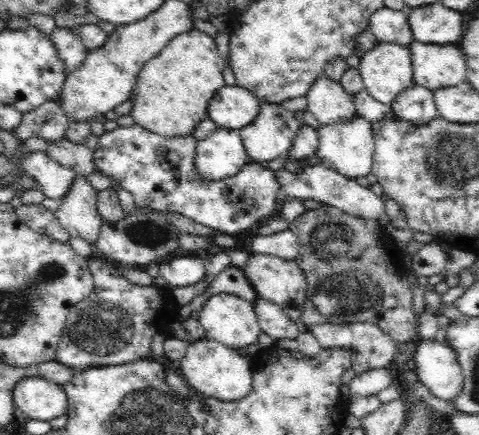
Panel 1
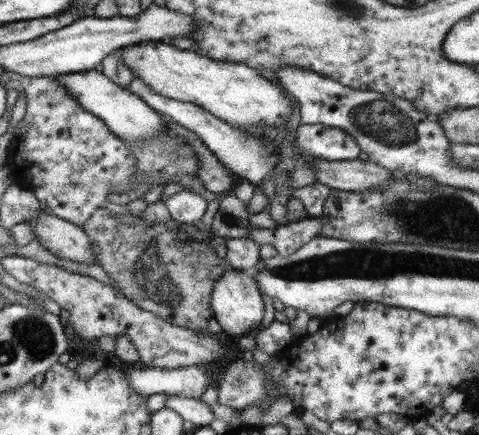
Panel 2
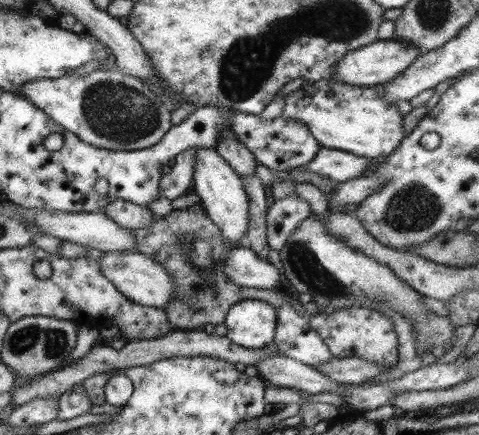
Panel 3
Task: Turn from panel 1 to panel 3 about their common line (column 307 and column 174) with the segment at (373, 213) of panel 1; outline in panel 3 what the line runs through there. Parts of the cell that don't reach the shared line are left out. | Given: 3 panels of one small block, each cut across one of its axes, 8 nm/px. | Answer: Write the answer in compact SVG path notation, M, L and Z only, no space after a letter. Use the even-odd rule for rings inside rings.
M193 146L191 150L185 150L183 154L179 154L175 158L173 170L161 178L161 190L163 190L163 198L167 200L175 200L181 196L191 194L191 184L193 184L193 166L195 166L195 152L199 150L199 146Z

